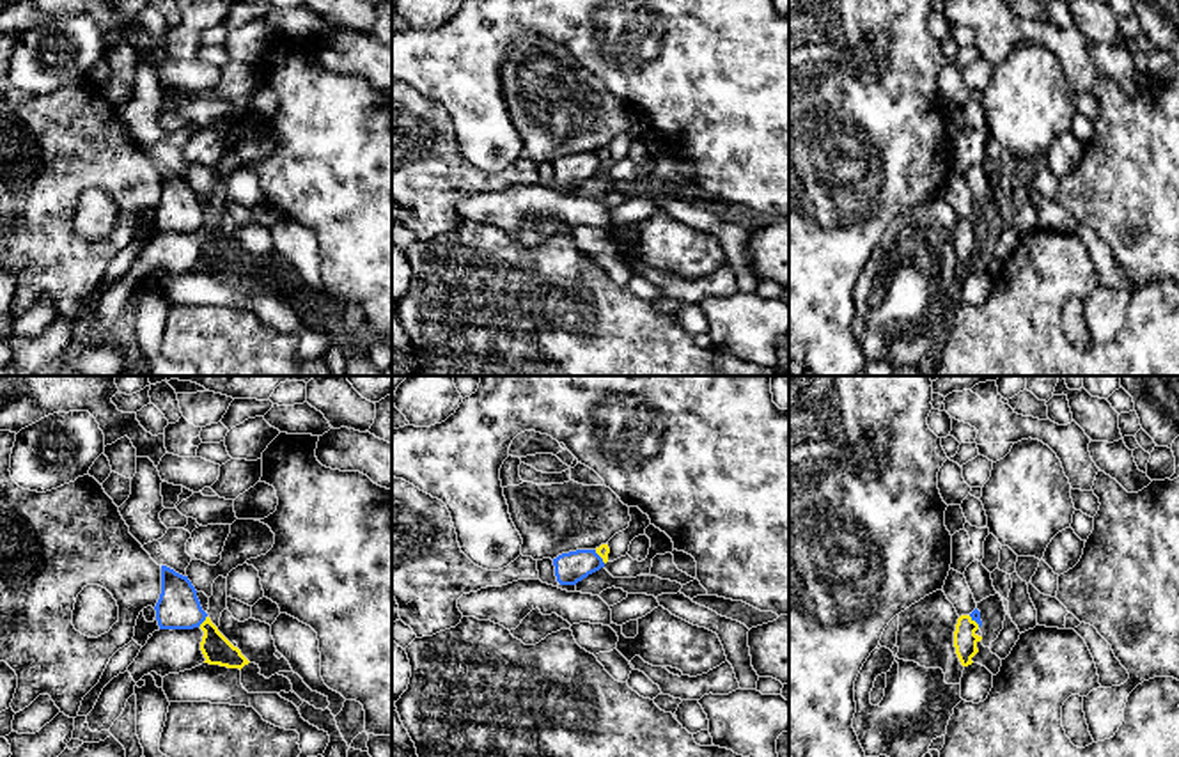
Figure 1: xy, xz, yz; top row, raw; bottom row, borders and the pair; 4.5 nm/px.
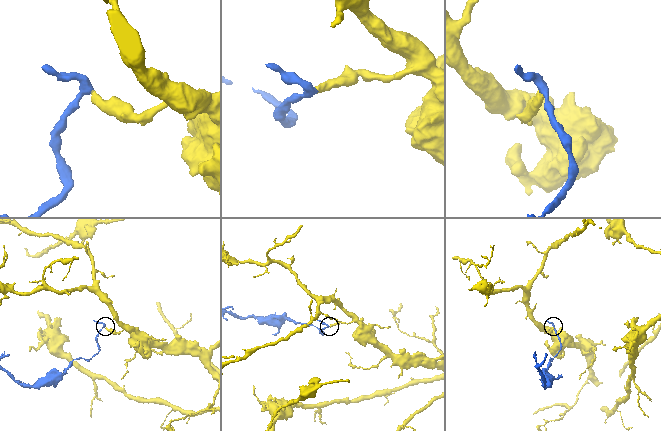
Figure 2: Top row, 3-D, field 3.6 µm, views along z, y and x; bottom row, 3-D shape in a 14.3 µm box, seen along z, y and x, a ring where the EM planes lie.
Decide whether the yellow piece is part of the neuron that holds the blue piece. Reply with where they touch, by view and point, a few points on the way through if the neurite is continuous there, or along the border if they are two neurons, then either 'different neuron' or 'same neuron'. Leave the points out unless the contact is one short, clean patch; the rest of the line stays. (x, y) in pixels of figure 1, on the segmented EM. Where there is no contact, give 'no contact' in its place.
xy (203, 621) | along xy (206, 616), (199, 624) | different neuron

